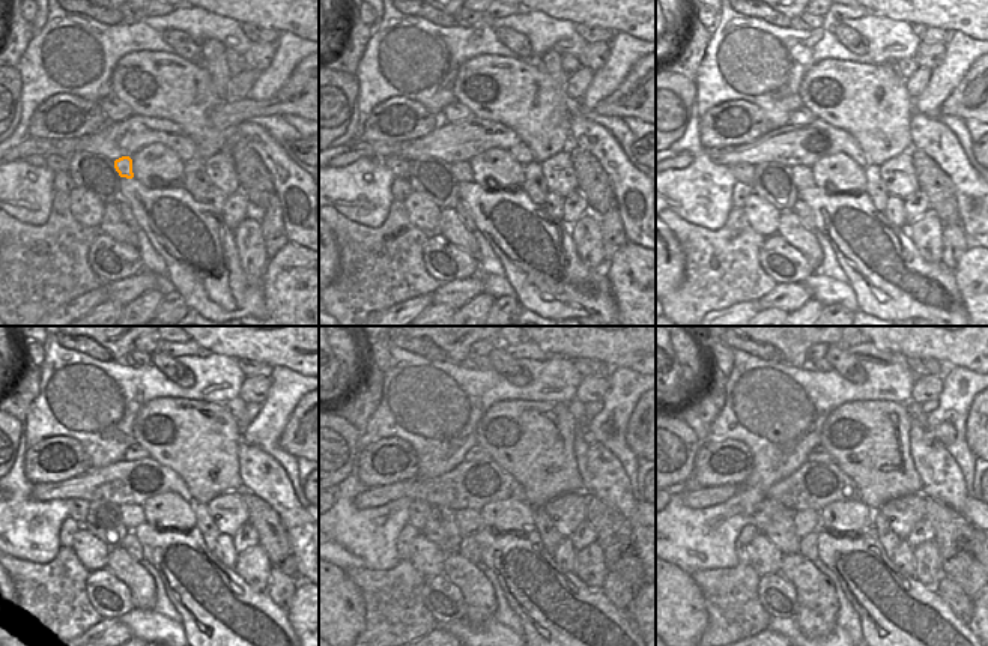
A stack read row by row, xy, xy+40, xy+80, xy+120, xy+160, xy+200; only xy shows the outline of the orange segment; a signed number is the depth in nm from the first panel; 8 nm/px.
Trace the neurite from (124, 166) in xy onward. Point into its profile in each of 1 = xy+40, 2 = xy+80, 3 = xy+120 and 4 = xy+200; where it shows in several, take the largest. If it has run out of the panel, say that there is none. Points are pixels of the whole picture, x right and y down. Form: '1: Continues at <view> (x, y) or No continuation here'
1: Continues at xy+40 (462, 170)
2: Continues at xy+80 (802, 175)
3: Continues at xy+120 (131, 514)
4: Continues at xy+200 (806, 522).

